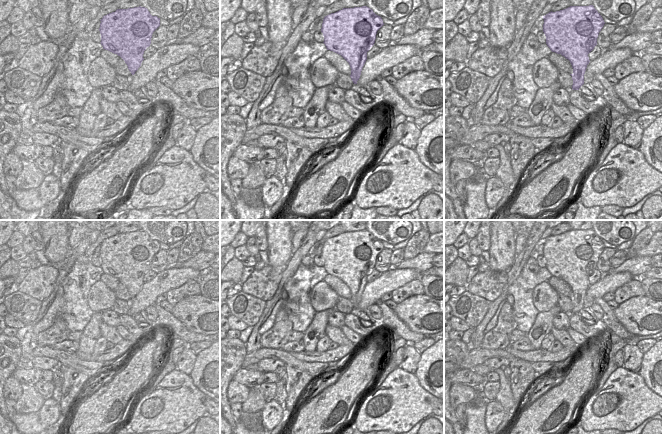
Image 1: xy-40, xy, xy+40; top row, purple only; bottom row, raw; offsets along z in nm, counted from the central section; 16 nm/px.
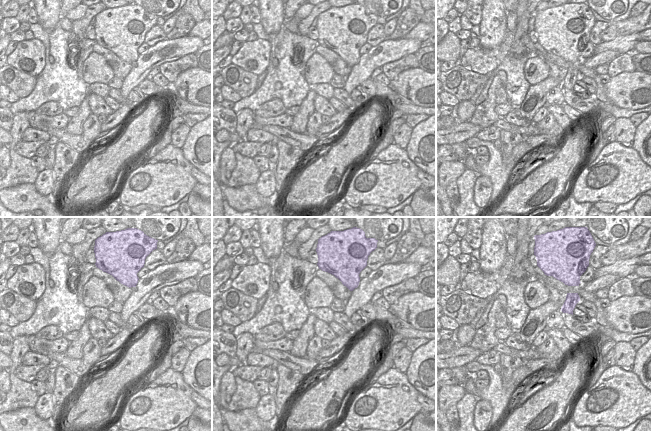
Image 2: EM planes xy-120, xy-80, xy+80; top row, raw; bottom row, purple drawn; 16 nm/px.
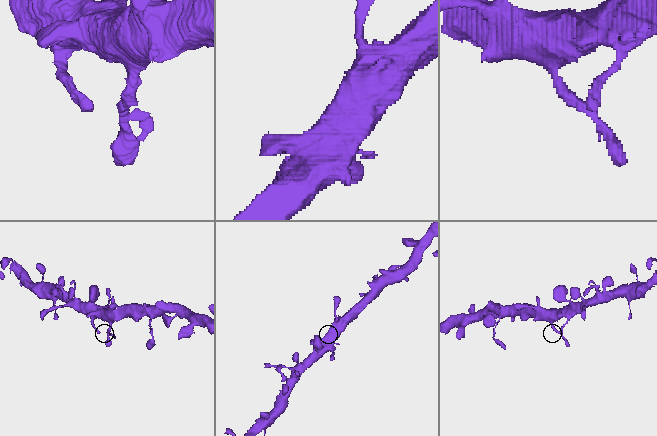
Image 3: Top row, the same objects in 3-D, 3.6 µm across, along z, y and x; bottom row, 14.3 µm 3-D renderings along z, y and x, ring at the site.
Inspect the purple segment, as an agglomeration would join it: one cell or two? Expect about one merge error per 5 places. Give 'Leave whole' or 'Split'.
Leave whole.

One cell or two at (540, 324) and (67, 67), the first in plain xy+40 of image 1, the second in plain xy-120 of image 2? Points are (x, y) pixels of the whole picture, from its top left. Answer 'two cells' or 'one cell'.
two cells

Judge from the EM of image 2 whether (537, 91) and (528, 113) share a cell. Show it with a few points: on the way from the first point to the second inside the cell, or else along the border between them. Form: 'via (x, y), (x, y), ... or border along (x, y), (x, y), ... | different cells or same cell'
via (534, 96), (534, 100), (528, 108) | same cell

